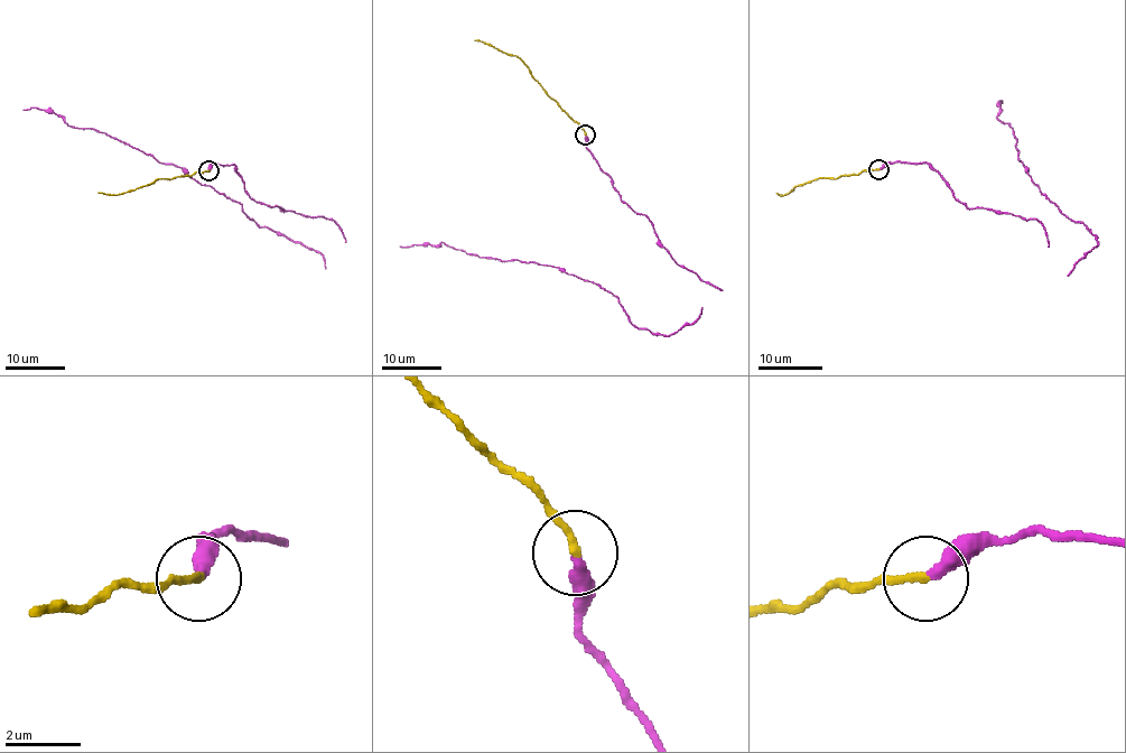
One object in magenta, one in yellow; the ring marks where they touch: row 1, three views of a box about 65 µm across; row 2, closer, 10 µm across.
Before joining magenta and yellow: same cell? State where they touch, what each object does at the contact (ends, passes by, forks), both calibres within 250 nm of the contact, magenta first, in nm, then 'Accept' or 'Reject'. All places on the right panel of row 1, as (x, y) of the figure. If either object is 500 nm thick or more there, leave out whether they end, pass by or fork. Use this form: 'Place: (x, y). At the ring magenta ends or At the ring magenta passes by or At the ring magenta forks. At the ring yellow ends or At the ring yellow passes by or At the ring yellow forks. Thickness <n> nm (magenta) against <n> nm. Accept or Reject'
Place: (878, 169). At the ring magenta ends. At the ring yellow ends. Thickness 380 nm (magenta) against 200 nm. Accept

